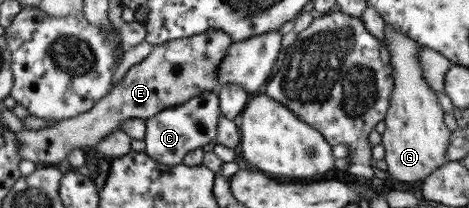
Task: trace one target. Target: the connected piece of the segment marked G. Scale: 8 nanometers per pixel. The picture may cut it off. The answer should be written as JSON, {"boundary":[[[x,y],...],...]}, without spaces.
{"boundary":[[[384,24],[380,33],[390,55],[390,77],[392,88],[384,115],[385,129],[380,135],[384,149],[386,171],[397,182],[423,181],[437,166],[446,161],[444,153],[450,131],[443,124],[443,111],[437,104],[435,92],[422,76],[418,58],[418,45],[404,33]]]}

